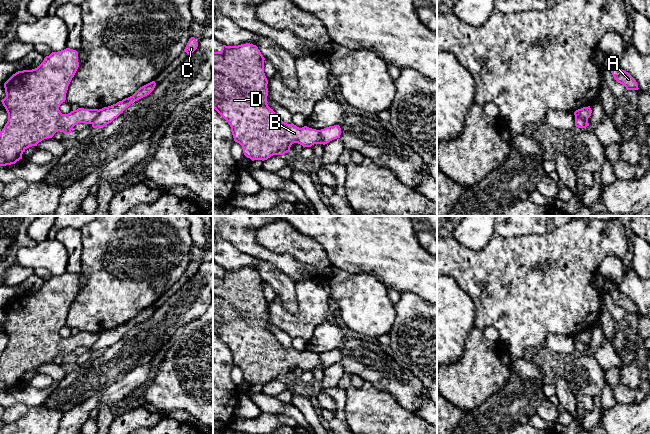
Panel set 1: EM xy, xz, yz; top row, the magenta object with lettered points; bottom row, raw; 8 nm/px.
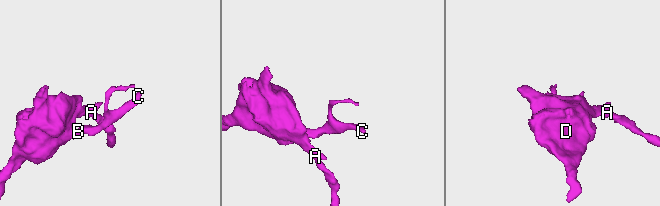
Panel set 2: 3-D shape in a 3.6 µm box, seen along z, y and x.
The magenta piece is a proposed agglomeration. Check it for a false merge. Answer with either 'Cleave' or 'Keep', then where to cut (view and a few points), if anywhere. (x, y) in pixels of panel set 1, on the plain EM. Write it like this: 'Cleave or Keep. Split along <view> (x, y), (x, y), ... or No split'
Cleave. Split along xy (99, 334), (96, 341), (90, 347)

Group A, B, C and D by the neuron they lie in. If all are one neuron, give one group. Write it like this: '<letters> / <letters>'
A B D / C

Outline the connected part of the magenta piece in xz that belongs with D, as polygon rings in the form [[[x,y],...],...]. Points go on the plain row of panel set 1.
[[[250,267],[223,269],[220,276],[213,275],[213,332],[230,349],[234,365],[242,370],[244,379],[252,385],[284,379],[290,376],[293,367],[303,371],[323,368],[320,354],[287,348],[268,330],[264,284],[258,271]]]

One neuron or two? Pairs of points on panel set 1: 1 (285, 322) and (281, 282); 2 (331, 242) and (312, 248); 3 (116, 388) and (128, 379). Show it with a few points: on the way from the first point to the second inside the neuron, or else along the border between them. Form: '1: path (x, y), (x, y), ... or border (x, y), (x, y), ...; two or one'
1: border (294, 284), (297, 310), (290, 313); two
2: border (301, 232), (313, 238), (324, 249), (332, 264); two
3: path (119, 388), (125, 382); one

